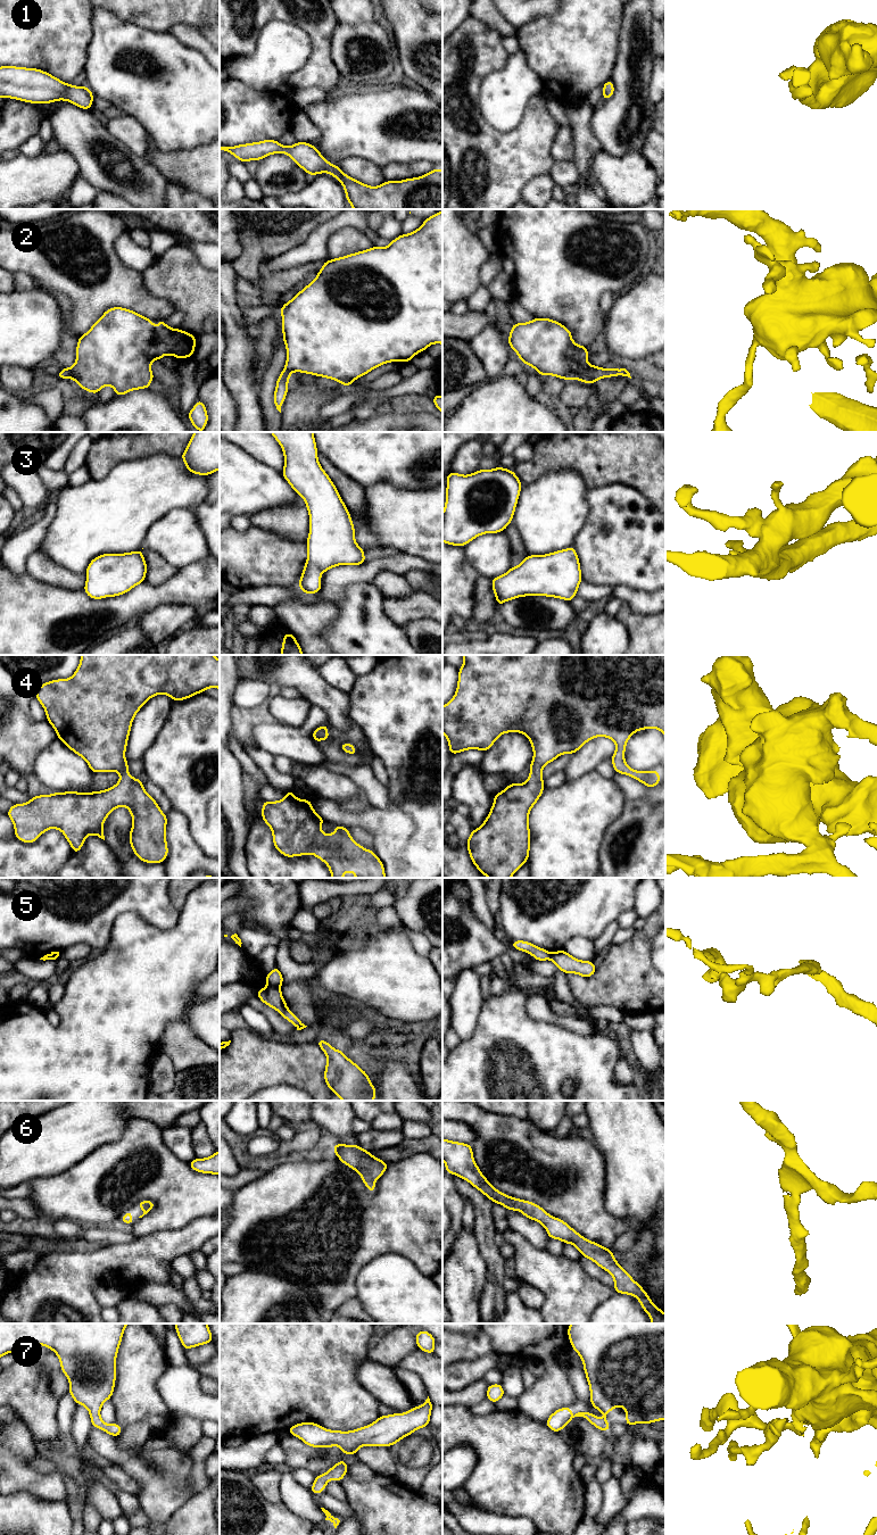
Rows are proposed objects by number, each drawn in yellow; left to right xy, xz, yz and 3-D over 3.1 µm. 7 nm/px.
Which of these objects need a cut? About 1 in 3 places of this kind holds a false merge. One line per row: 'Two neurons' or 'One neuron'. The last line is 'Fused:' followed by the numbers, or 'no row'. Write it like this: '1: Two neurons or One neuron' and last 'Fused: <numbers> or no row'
1: One neuron
2: One neuron
3: One neuron
4: One neuron
5: Two neurons
6: One neuron
7: One neuron
Fused: 5

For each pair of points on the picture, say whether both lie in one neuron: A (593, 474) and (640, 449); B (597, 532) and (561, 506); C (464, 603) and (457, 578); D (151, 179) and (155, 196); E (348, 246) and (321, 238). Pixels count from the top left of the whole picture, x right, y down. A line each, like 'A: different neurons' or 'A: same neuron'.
A: same neuron
B: different neurons
C: same neuron
D: same neuron
E: different neurons

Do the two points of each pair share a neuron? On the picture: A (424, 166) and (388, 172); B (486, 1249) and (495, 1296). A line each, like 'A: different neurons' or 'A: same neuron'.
A: same neuron
B: same neuron

